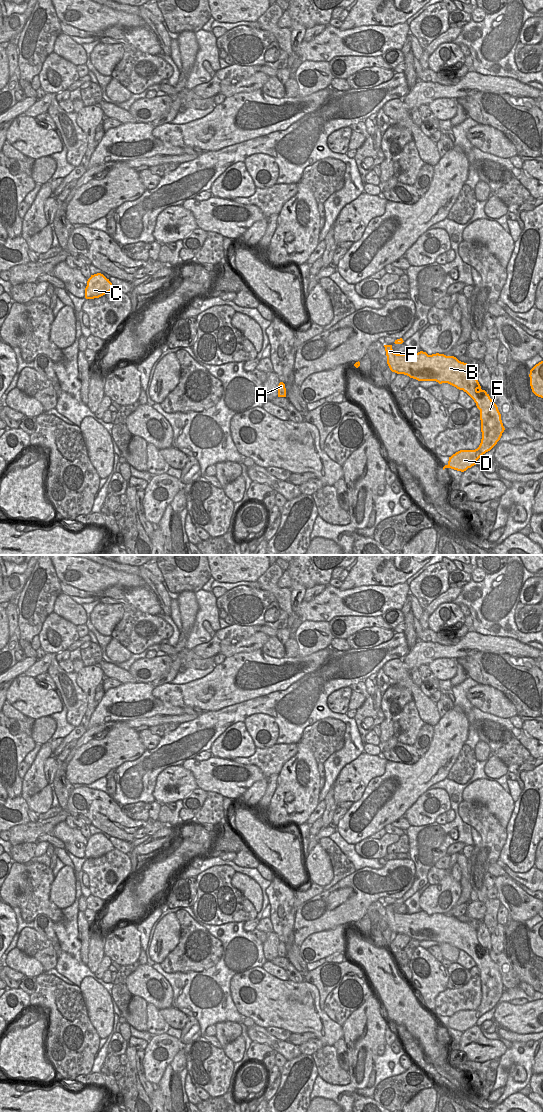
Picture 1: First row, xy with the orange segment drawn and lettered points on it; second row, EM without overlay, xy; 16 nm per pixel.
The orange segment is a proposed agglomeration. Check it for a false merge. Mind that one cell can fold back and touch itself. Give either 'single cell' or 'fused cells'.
single cell

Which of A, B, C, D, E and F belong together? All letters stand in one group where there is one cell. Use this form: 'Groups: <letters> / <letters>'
Groups: A B C D E F.

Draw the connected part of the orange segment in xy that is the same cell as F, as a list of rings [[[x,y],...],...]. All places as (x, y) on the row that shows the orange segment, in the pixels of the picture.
[[[384,345],[387,364],[392,372],[404,374],[418,381],[448,383],[466,392],[480,410],[482,439],[475,450],[460,450],[449,457],[443,467],[464,472],[476,465],[477,460],[490,451],[500,440],[505,428],[497,405],[489,394],[481,389],[477,380],[477,370],[454,356],[444,354],[428,355],[420,351],[414,354],[397,354],[392,345]]]

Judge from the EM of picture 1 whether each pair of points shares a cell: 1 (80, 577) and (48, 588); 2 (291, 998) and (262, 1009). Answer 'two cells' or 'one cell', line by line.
1: two cells
2: one cell

